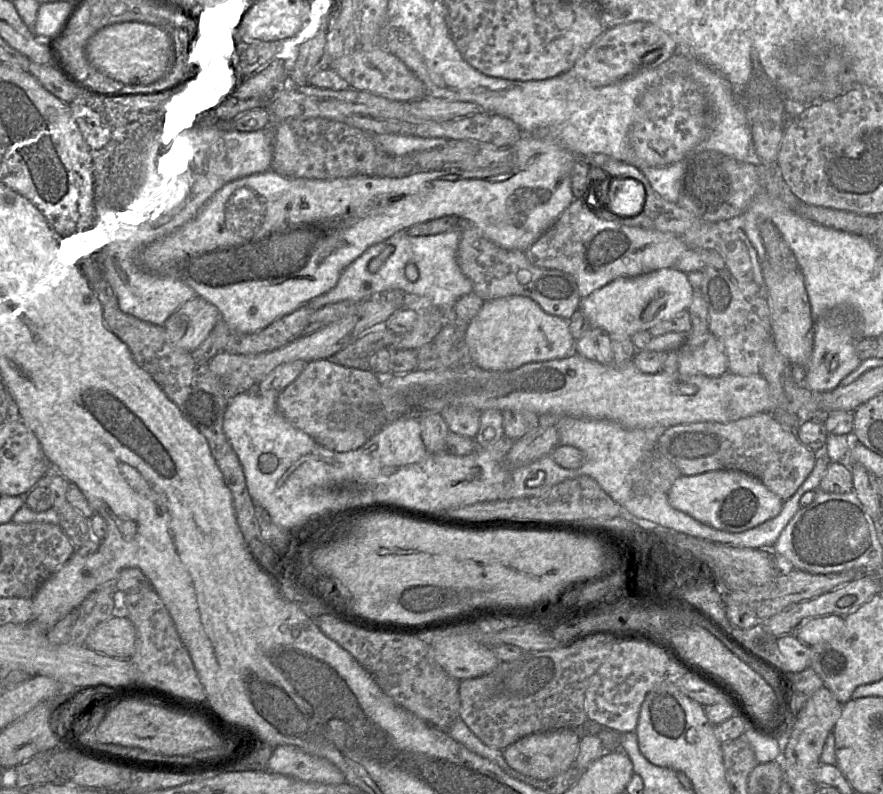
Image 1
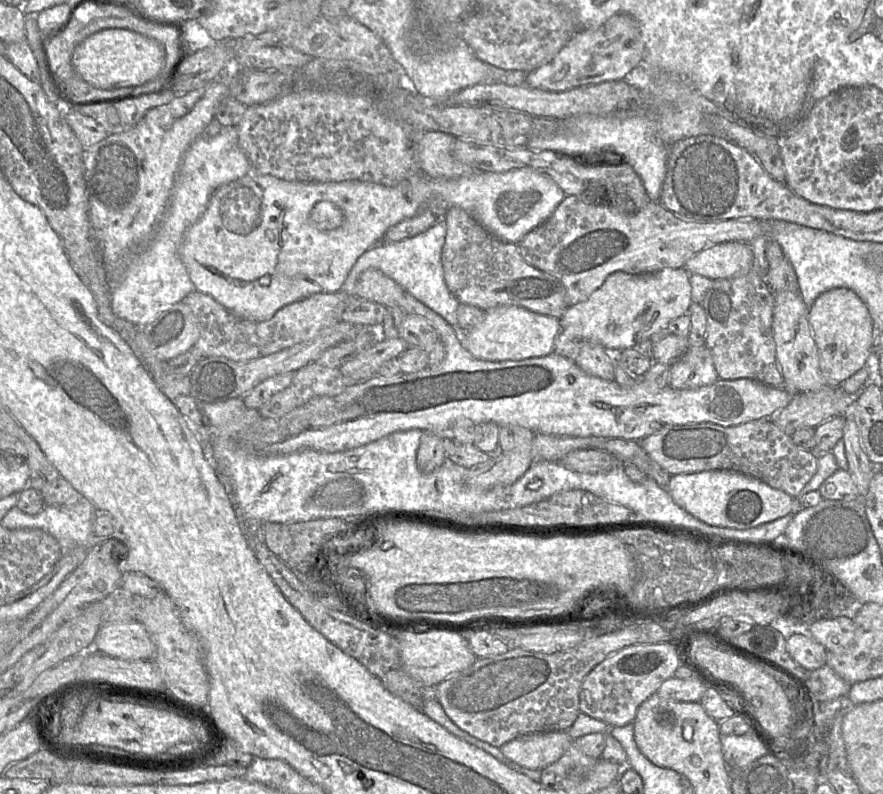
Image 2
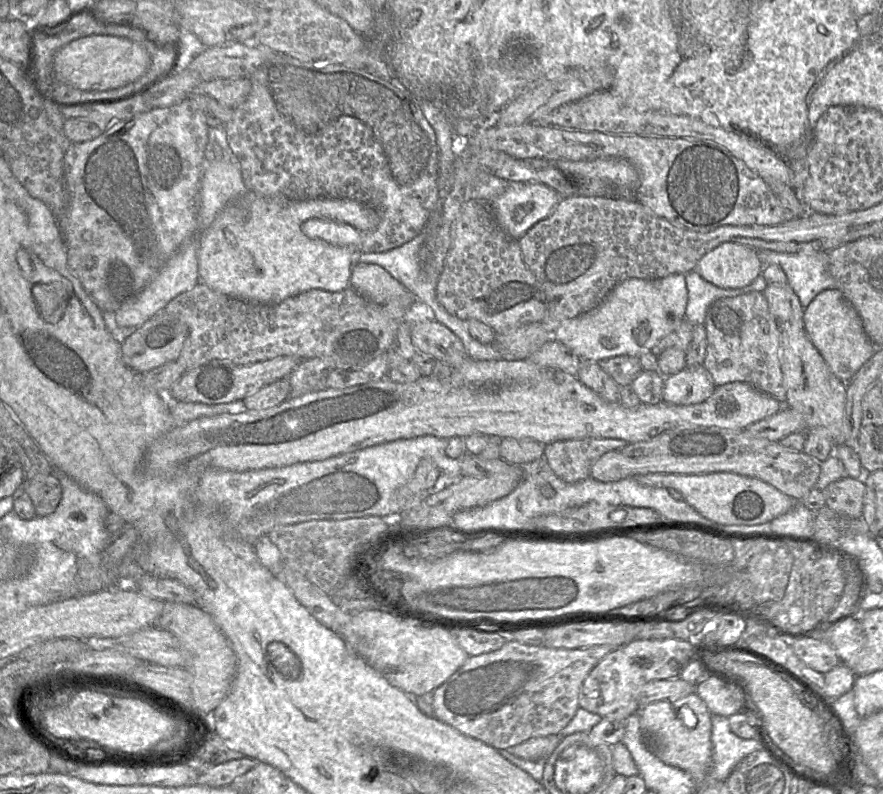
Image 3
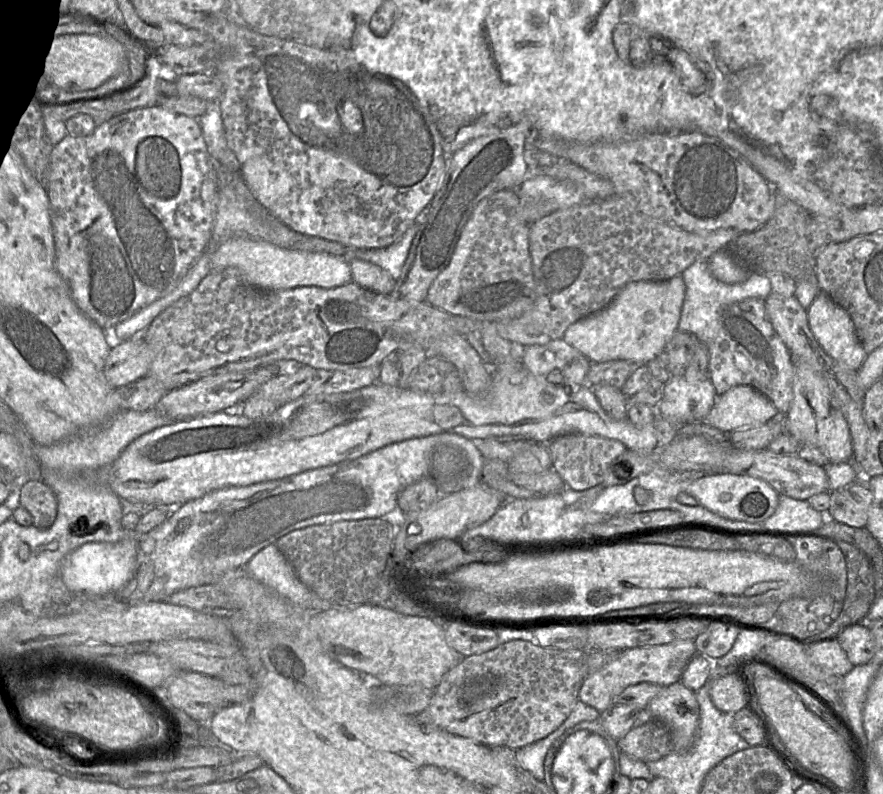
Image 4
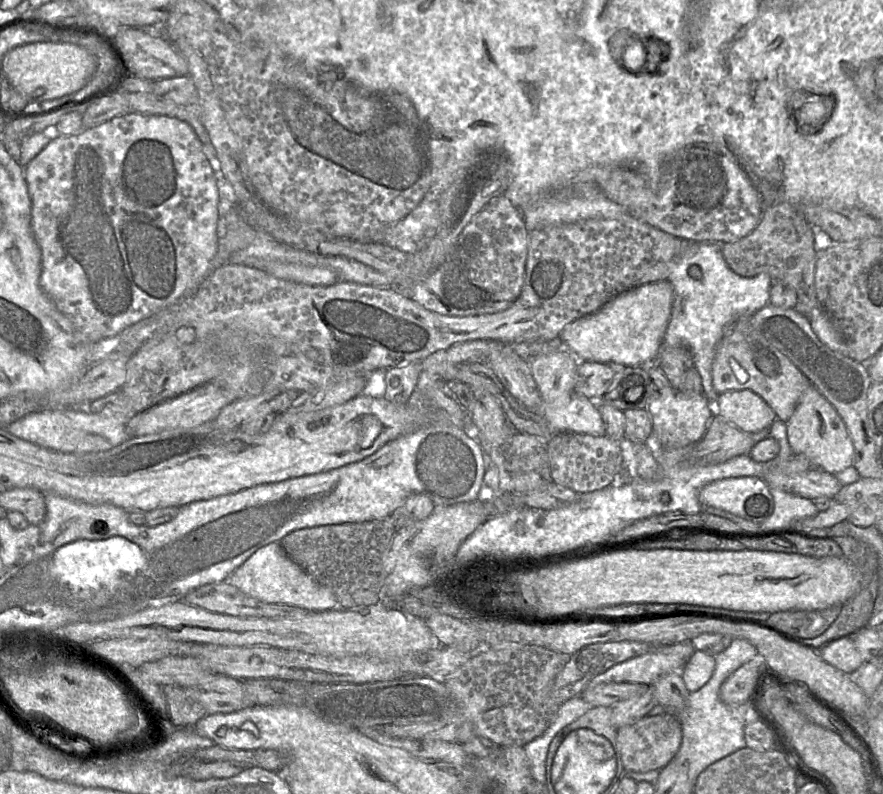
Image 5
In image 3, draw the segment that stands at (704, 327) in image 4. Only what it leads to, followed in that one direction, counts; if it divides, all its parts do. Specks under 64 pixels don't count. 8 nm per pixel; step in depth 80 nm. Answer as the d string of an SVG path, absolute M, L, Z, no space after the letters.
M690 271L685 274L685 280L688 291L685 319L692 326L704 324L706 312L715 300L723 297L735 297L755 291L763 292L768 285L763 275L758 276L749 285L736 289L721 288L705 280L696 271Z

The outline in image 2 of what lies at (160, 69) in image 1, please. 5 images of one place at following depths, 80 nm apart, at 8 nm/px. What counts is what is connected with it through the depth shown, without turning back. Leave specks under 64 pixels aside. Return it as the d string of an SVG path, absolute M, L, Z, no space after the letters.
M115 28L102 30L80 43L73 52L72 65L81 78L94 88L111 90L138 87L161 77L166 77L167 84L178 64L169 76L165 73L165 48L160 43L137 32Z

